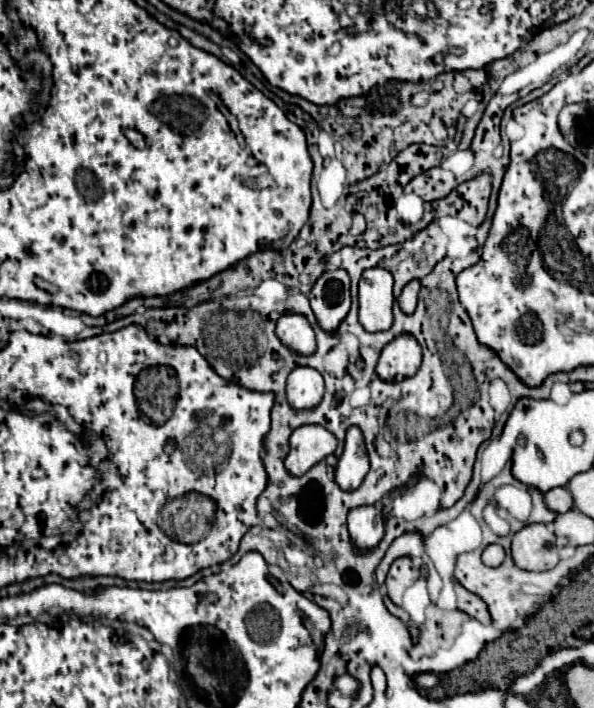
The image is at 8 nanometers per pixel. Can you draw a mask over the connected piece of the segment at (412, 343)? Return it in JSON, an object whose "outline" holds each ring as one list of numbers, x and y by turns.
{"outline":[[411,334,395,336,381,352,377,374,383,380,401,380,413,376,421,366,421,346]]}

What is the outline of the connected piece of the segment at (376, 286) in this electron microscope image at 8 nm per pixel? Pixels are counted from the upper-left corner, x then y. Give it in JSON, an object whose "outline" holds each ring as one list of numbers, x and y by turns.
{"outline":[[369,268,359,282,359,322,367,332,383,332,393,324,393,276,385,268]]}

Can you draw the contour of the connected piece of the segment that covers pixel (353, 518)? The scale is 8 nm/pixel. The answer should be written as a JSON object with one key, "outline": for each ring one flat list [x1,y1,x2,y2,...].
{"outline":[[357,506,347,516,349,534,361,550,371,550,379,544,385,532,383,514,379,506]]}

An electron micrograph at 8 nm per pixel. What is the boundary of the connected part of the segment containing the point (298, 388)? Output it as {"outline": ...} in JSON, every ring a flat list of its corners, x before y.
{"outline":[[297,366,287,378,287,402,295,408,313,408,323,398,323,376,309,366]]}

